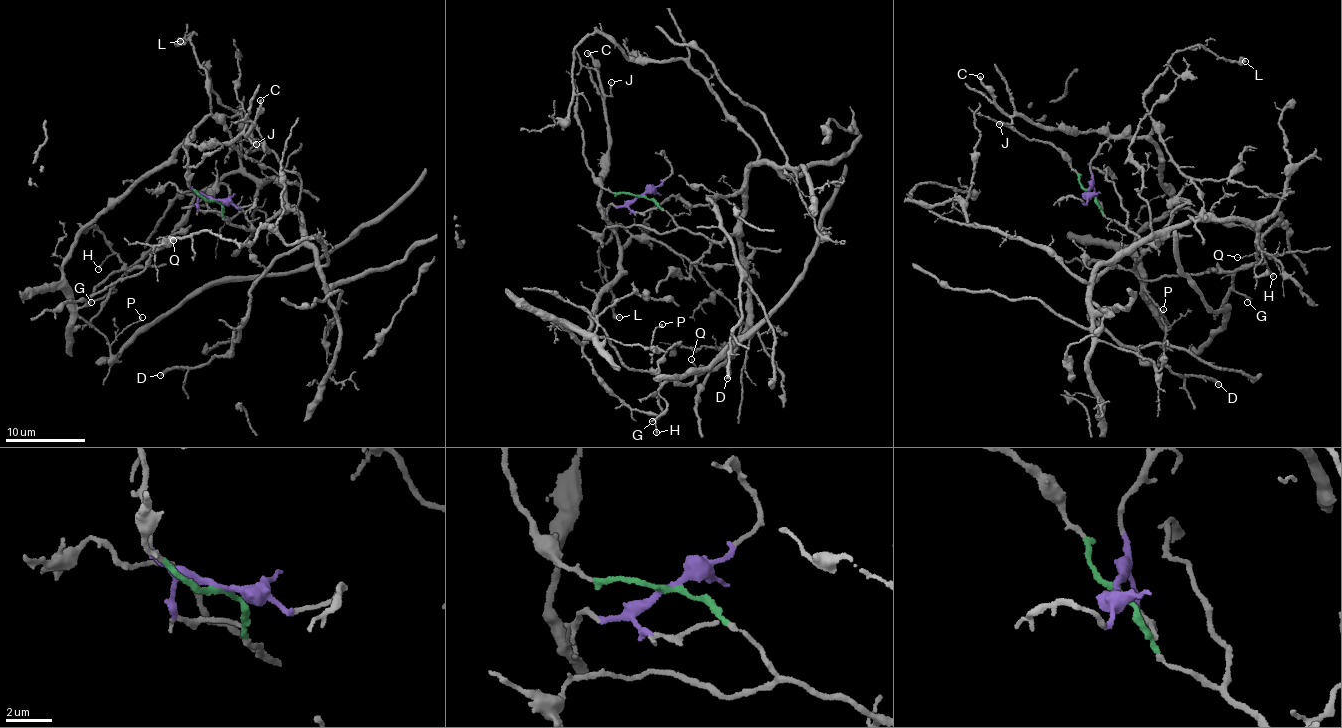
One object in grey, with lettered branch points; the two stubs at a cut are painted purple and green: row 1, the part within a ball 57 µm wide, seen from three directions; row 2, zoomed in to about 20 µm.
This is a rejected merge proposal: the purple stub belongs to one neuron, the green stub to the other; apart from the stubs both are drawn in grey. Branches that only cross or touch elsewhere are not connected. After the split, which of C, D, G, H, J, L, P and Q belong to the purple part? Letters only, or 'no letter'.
C, H, J, L, P

